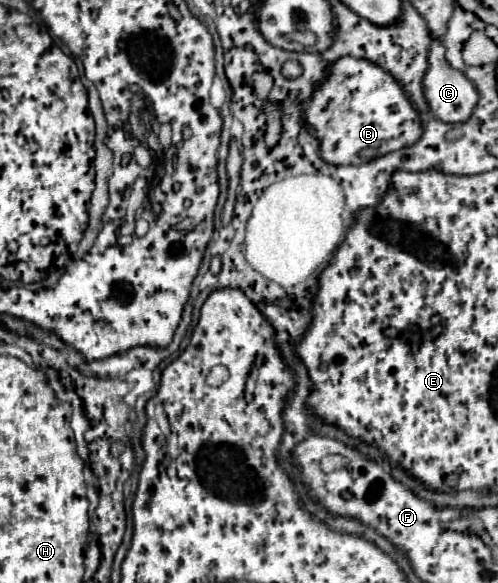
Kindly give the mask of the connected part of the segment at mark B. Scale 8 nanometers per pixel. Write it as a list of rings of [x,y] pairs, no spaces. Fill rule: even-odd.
[[[342,57],[330,65],[326,81],[306,105],[306,121],[320,141],[322,159],[332,165],[360,165],[412,147],[424,131],[420,111],[412,107],[400,81],[382,67],[354,57]]]

